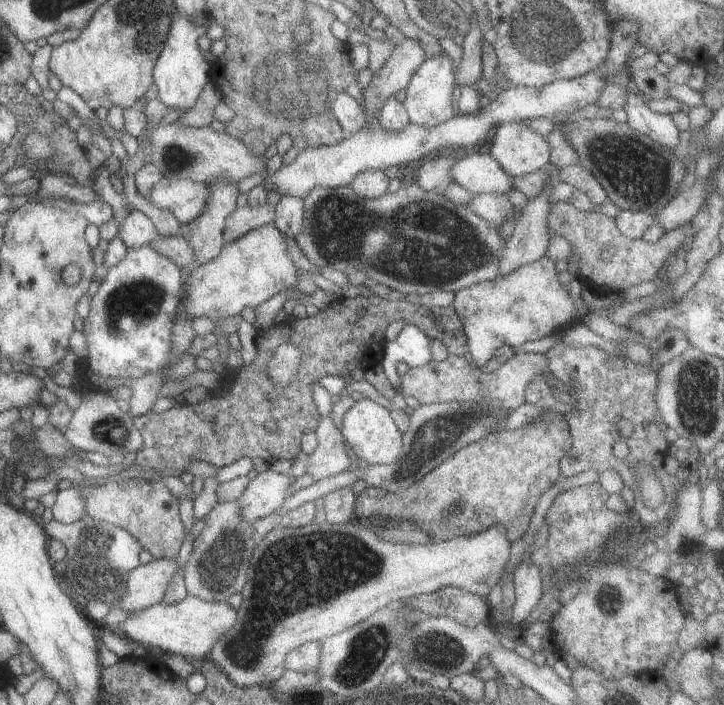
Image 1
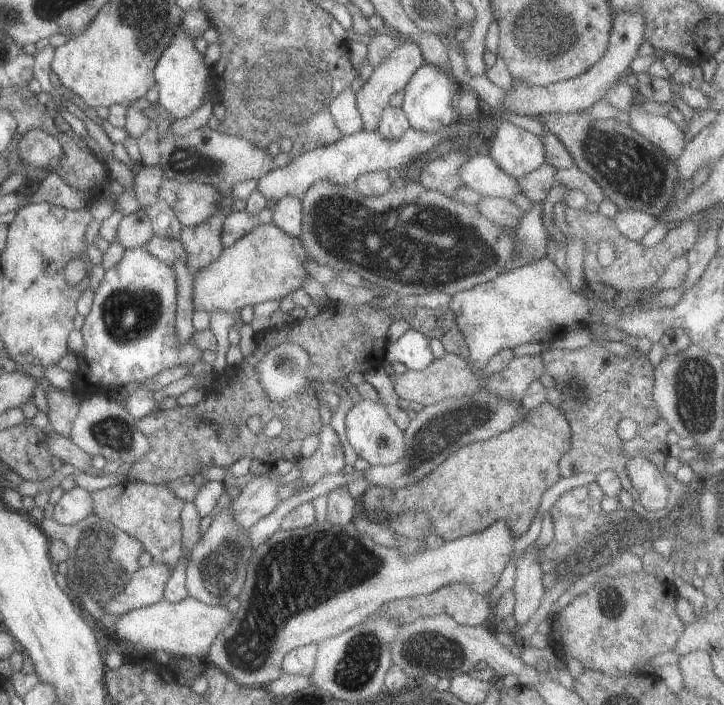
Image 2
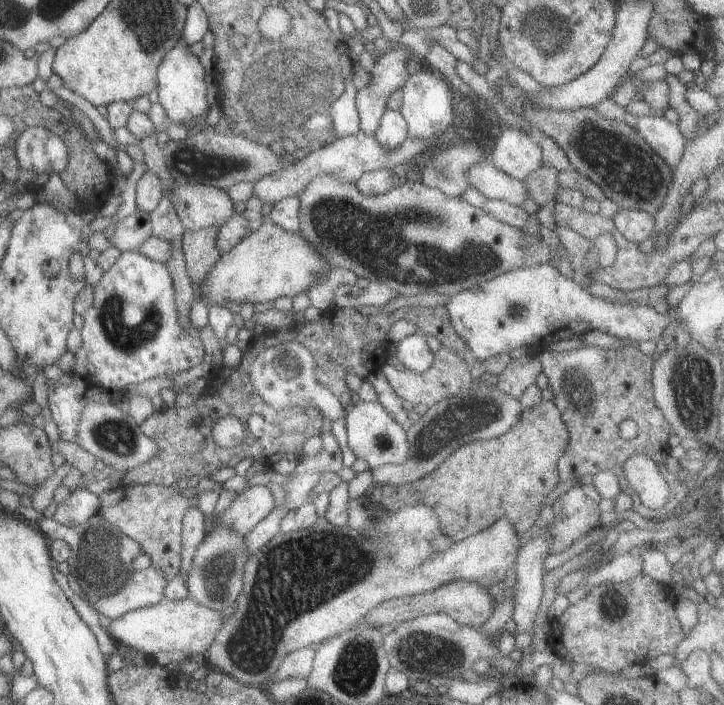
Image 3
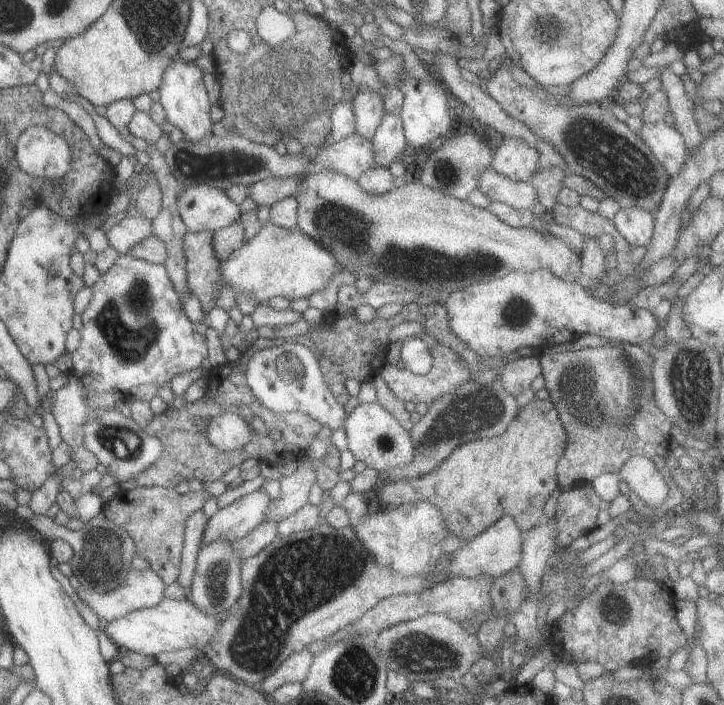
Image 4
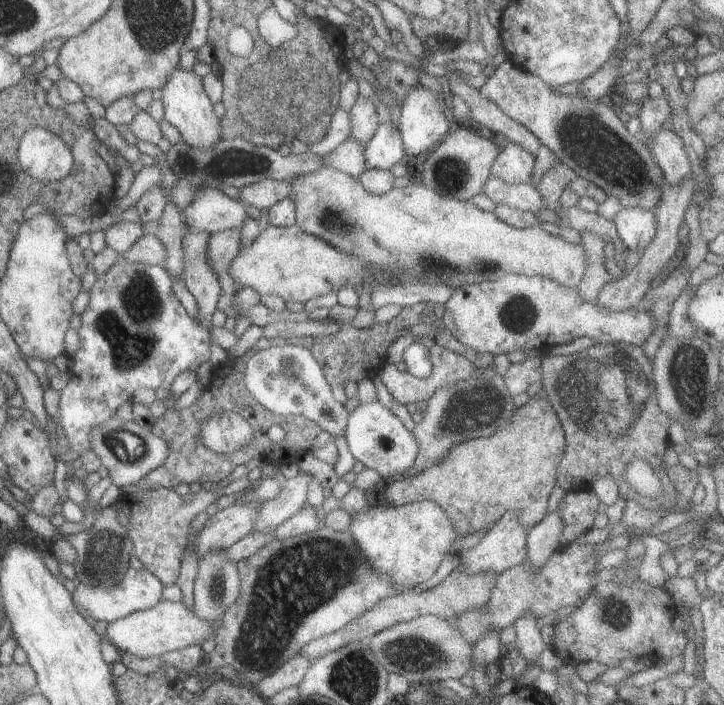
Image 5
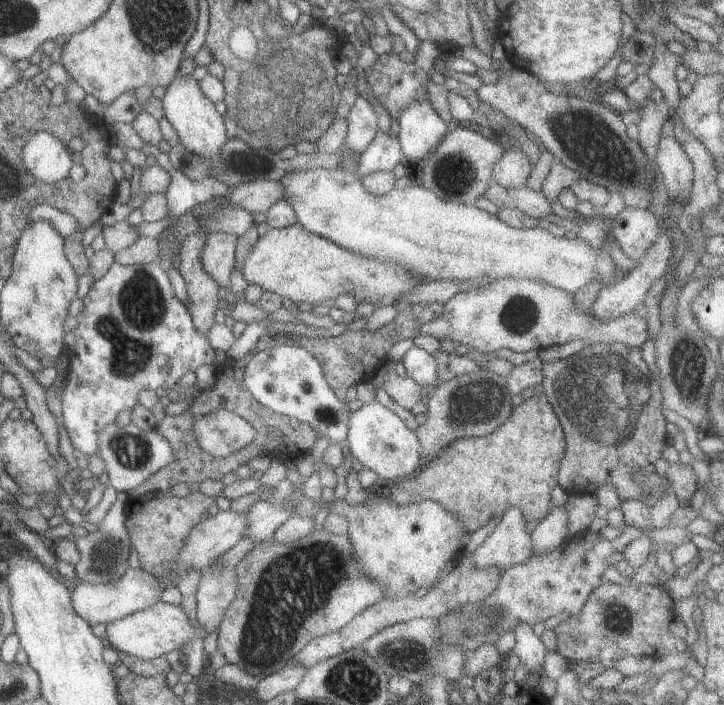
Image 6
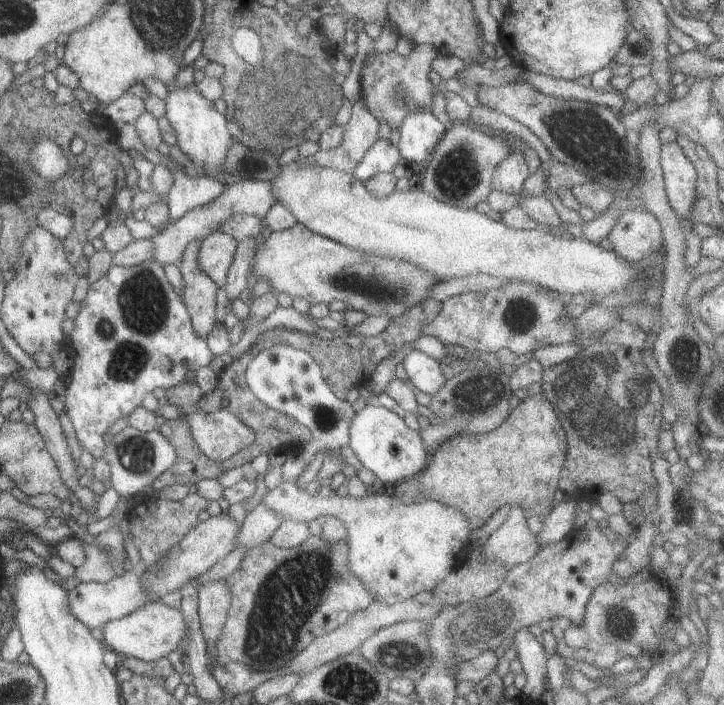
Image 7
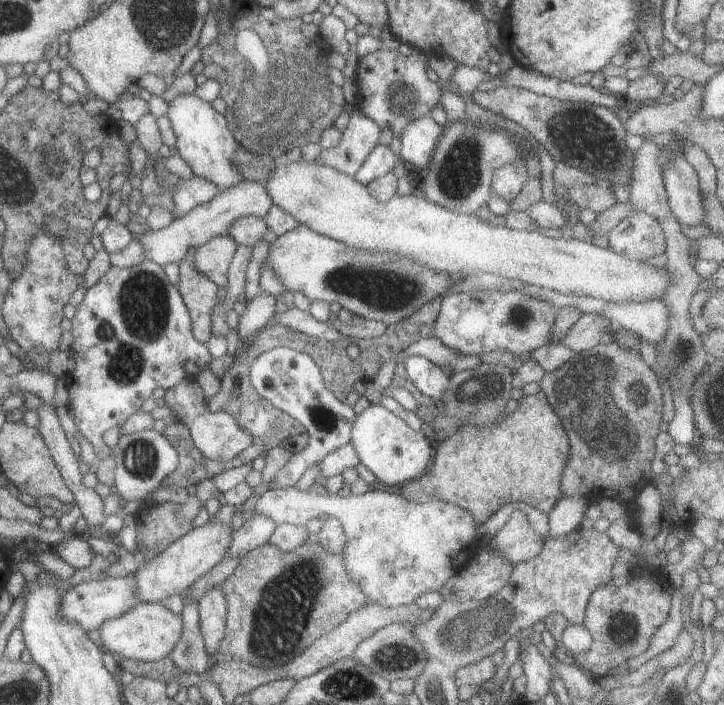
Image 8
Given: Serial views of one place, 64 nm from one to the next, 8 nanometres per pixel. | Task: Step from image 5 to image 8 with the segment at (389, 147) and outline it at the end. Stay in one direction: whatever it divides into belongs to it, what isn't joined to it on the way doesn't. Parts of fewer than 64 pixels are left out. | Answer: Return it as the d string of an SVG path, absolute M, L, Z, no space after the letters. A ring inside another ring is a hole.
M377 143L375 148L365 156L363 164L359 166L353 177L359 184L367 184L389 173L395 166L395 162L399 160L399 156L395 156L388 146Z

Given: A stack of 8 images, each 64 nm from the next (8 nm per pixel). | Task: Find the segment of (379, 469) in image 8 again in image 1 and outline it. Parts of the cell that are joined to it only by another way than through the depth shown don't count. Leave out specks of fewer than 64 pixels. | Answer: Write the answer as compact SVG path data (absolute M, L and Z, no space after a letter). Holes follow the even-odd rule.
M362 397L355 401L343 414L341 424L339 424L339 432L356 458L365 460L369 465L391 464L399 458L402 433L397 430L391 420L389 411L368 398Z

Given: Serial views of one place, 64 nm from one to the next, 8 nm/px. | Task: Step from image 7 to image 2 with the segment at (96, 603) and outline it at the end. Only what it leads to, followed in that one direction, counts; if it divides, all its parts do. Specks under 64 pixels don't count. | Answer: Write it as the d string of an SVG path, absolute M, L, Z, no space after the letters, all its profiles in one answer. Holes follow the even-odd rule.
M150 563L137 567L130 574L117 598L105 602L100 607L105 614L119 616L130 610L155 604L162 599L164 584L169 576L169 568L165 564Z

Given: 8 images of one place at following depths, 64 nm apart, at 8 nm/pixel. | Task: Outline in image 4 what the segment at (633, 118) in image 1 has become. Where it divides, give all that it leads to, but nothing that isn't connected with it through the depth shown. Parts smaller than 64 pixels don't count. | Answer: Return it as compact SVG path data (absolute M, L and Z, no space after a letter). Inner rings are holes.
M643 120L637 134L663 166L669 178L677 175L687 152L681 134L663 121L647 123Z

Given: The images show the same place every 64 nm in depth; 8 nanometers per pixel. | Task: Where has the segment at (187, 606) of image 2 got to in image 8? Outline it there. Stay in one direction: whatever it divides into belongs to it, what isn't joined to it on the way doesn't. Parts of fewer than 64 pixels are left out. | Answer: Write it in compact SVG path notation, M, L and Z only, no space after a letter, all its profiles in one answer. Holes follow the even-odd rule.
M140 602L117 618L105 620L98 626L98 645L104 652L109 652L116 659L136 661L156 661L166 656L175 646L181 634L182 620L179 614L173 614L161 603Z

